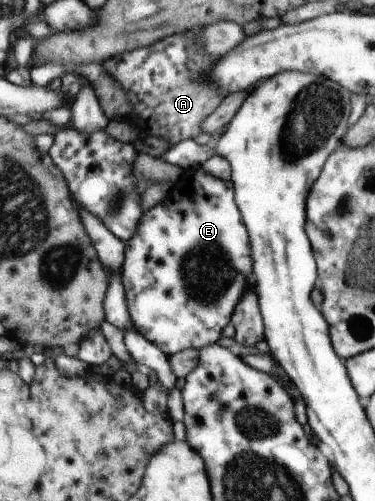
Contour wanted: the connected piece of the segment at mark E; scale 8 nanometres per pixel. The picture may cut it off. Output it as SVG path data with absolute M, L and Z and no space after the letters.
M202 167L184 169L173 182L169 196L151 208L151 212L143 214L139 236L126 242L125 262L120 273L129 314L137 332L166 355L187 349L200 350L217 342L223 328L229 324L229 318L233 318L243 290L251 282L249 276L253 276L251 237L239 212L233 182L219 180Z

